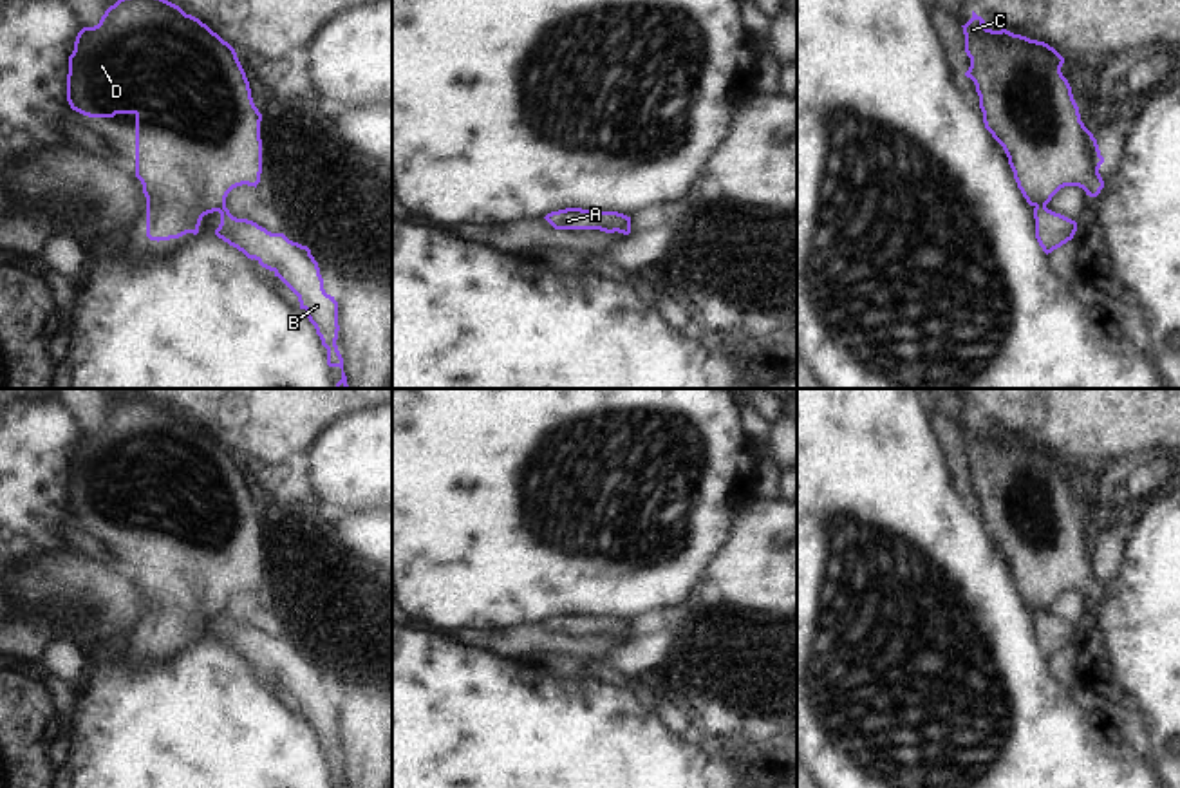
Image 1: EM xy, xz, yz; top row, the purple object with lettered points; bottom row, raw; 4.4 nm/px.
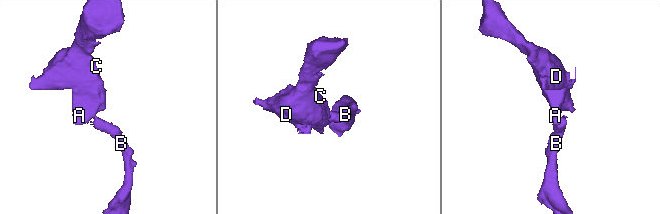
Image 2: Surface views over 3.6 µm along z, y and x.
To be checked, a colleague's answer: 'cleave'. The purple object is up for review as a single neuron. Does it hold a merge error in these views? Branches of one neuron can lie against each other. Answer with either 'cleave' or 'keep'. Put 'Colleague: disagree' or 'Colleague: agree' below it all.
cleave
Colleague: agree

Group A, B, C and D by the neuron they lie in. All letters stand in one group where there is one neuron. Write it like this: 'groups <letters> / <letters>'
groups A C D / B

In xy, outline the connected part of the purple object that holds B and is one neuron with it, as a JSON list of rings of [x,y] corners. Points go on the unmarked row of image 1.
[[[226,609],[220,611],[219,618],[220,629],[215,640],[273,676],[298,701],[300,714],[307,716],[309,727],[327,754],[327,770],[340,772],[342,784],[338,788],[347,788],[343,763],[336,750],[340,736],[338,707],[325,698],[311,654],[289,645],[284,638],[271,638],[253,625],[233,622]]]

